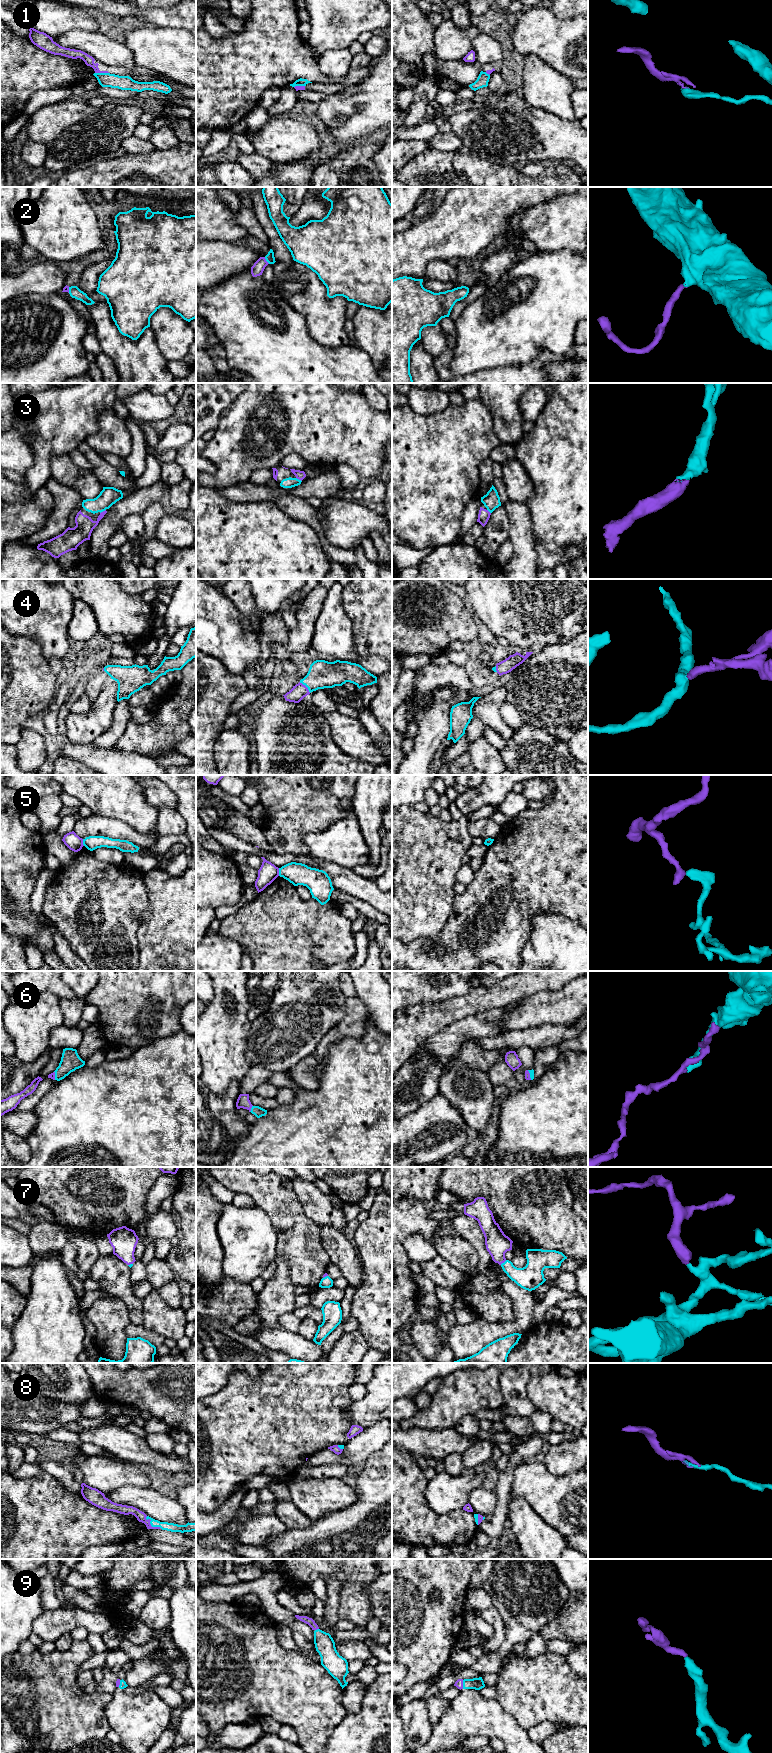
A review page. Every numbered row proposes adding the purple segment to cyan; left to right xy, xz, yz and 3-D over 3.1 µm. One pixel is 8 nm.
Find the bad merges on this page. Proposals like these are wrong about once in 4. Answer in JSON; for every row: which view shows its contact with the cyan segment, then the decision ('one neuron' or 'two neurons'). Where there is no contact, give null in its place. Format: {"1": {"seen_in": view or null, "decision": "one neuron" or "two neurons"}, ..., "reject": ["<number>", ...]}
{"1": {"seen_in": "xy", "decision": "two neurons"}, "2": {"seen_in": "xz", "decision": "one neuron"}, "3": {"seen_in": "xy", "decision": "one neuron"}, "4": {"seen_in": "xz", "decision": "one neuron"}, "5": {"seen_in": "xz", "decision": "two neurons"}, "6": {"seen_in": "xz", "decision": "one neuron"}, "7": {"seen_in": "yz", "decision": "one neuron"}, "8": {"seen_in": "xy", "decision": "one neuron"}, "9": {"seen_in": "yz", "decision": "one neuron"}, "reject": ["1", "5"]}

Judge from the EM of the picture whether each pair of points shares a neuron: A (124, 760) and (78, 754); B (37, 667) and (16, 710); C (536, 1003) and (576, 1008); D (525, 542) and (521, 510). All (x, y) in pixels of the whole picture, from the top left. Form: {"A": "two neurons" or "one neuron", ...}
{"A": "one neuron", "B": "one neuron", "C": "one neuron", "D": "one neuron"}

